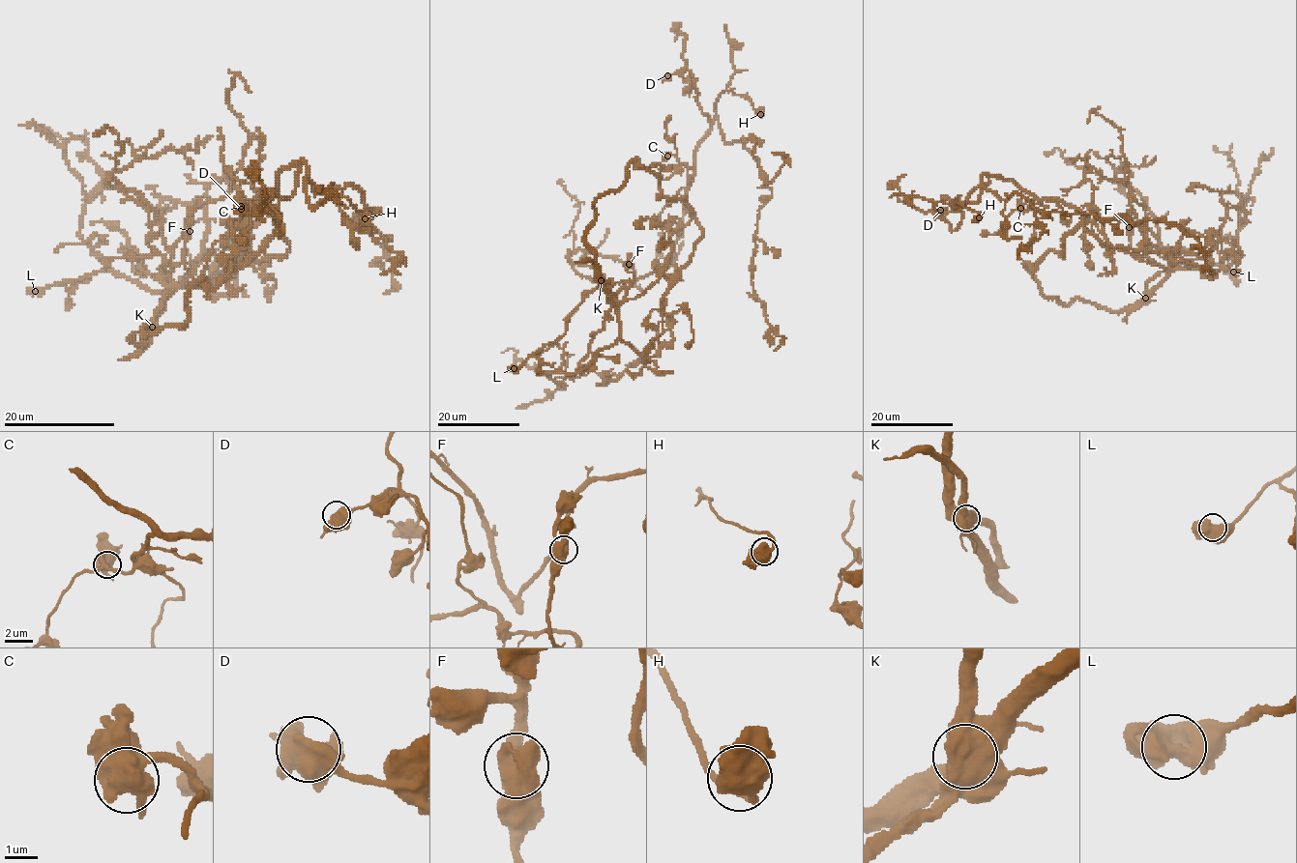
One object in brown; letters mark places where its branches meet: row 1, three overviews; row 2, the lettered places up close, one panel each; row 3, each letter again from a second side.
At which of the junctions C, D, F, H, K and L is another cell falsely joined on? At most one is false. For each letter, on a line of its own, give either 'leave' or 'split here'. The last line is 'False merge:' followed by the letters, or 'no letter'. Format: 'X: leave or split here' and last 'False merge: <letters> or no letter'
C: leave
D: leave
F: leave
H: leave
K: split here
L: leave
False merge: K

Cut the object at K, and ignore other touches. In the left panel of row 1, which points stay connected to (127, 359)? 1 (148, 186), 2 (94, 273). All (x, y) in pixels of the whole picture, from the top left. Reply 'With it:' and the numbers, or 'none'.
With it: 2

